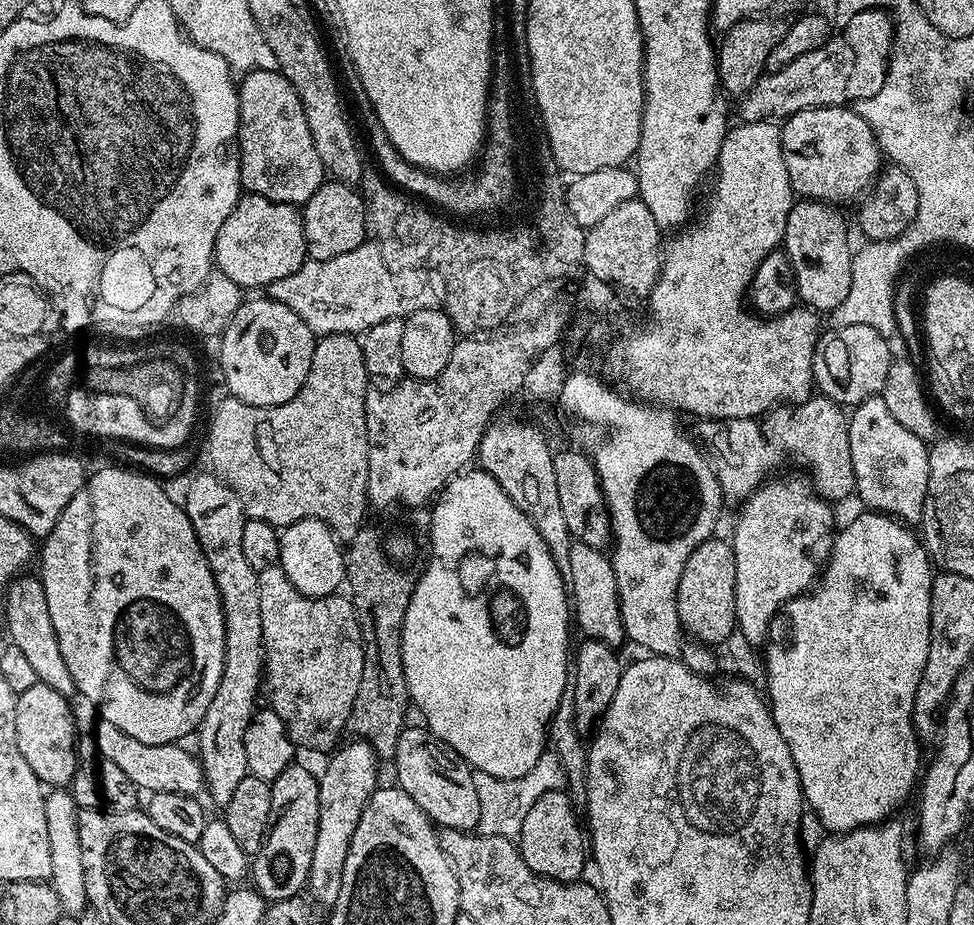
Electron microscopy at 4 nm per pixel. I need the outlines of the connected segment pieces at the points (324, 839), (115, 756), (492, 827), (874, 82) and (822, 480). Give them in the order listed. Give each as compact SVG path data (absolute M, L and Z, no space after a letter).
M359 738L351 742L353 744L345 743L337 747L327 757L328 765L325 766L324 773L321 771L318 776L318 839L314 842L314 859L310 862L306 888L309 893L312 891L313 901L321 900L325 906L336 903L338 890L342 886L346 854L350 850L350 838L354 838L354 826L358 826L358 818L362 818L366 802L376 793L378 787L376 751Z
M97 719L96 729L90 732L96 741L96 749L102 758L110 758L120 769L126 773L126 778L134 782L137 789L145 793L169 792L170 794L186 794L199 797L205 791L204 771L200 769L200 761L195 755L187 753L180 748L179 743L174 744L147 744L138 742L138 738L130 738L126 730L118 730L114 722Z
M551 750L544 751L538 758L534 770L530 770L522 778L494 778L485 772L473 771L474 790L478 790L478 806L480 817L476 823L479 835L519 837L522 822L526 822L526 814L530 814L530 806L542 798L547 792L559 792L565 787L564 767L558 754Z
M864 8L858 14L847 17L845 24L848 25L841 32L839 29L829 36L828 41L818 46L818 50L810 50L810 54L802 54L802 58L794 58L794 62L790 62L790 66L782 66L782 70L760 76L747 96L739 101L739 119L744 122L771 121L776 118L772 116L787 118L807 108L855 106L859 100L874 98L874 94L882 90L882 82L886 78L888 56L892 52L893 17L889 16L887 11L878 8Z
M813 394L801 404L777 407L767 413L762 422L756 418L697 419L694 436L710 453L716 477L720 479L720 491L727 499L729 496L735 502L747 500L769 479L771 468L778 467L783 460L793 460L812 471L810 483L817 494L829 502L837 502L848 495L851 497L856 491L848 422L849 417L841 405L833 404L826 396Z

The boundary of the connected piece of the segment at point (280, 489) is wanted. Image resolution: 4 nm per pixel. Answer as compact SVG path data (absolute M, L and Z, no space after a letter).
M334 333L333 336L321 336L314 346L314 358L310 362L310 374L306 374L306 382L302 382L302 390L290 402L282 402L278 406L250 406L237 396L225 395L225 400L212 412L212 421L208 424L208 460L212 463L211 471L224 481L226 486L238 494L238 502L242 502L245 517L249 520L268 520L276 529L283 530L295 520L320 520L327 528L332 529L341 541L351 542L356 532L365 523L364 515L370 512L368 502L368 435L366 434L366 410L364 400L370 391L370 377L363 356L363 346L355 335Z

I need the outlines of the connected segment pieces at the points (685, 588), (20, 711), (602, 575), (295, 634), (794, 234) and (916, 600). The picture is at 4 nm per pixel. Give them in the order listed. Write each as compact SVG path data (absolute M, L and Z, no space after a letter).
M713 538L702 542L686 558L682 578L678 578L678 618L680 627L693 641L704 646L724 646L737 631L734 602L734 550L727 539Z
M37 683L30 690L19 693L16 698L14 714L14 734L18 750L22 750L22 758L30 770L44 786L71 785L72 775L76 772L76 720L72 717L69 697L58 694L58 690L50 690L50 686Z
M579 542L573 543L566 584L570 589L570 612L574 617L575 627L577 624L589 640L601 640L602 643L613 646L625 643L618 586L609 553L594 546L586 546Z
M279 564L266 566L266 570L258 572L258 598L262 602L262 684L266 692L268 688L267 707L275 711L285 724L285 730L297 749L309 748L312 752L327 753L341 743L340 735L345 735L350 710L358 694L358 682L362 682L364 639L356 608L344 594L323 598L303 596L296 588L296 581L286 578Z
M800 198L793 203L786 222L782 250L794 270L799 303L817 314L835 312L852 289L854 248L848 245L848 228L840 212L831 204Z
M871 510L861 511L861 516L856 516L848 525L841 527L837 531L832 542L831 557L823 569L822 575L819 577L818 583L811 590L804 593L802 596L796 596L786 606L786 613L788 612L788 632L792 635L792 641L788 644L788 649L785 652L772 652L768 658L766 656L766 673L767 673L767 687L766 687L766 704L772 713L774 722L778 726L778 730L782 734L782 738L786 738L786 746L790 746L790 754L796 763L796 769L800 775L800 790L804 794L804 798L809 809L816 811L816 816L822 823L828 827L827 831L832 834L839 834L842 832L852 832L855 828L862 828L879 824L891 817L892 812L908 795L912 792L912 787L917 787L918 777L922 772L922 764L920 768L920 747L922 741L916 735L916 724L912 720L912 711L914 710L914 694L918 690L918 678L922 678L922 670L926 670L926 654L930 654L930 594L932 593L932 577L934 575L934 564L928 555L928 549L924 547L921 537L916 536L911 527L905 526L899 520L893 520L891 516L886 516L882 512L874 512Z

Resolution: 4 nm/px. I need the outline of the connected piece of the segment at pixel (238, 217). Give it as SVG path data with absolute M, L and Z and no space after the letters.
M244 194L230 210L230 218L222 222L222 230L218 230L214 264L240 289L264 290L282 278L290 278L294 270L303 266L307 255L304 217L297 205Z

